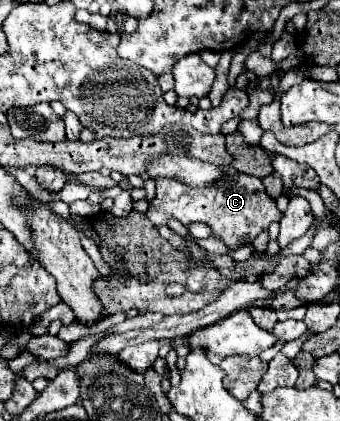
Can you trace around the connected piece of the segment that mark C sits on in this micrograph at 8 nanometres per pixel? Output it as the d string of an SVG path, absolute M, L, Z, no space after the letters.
M228 172L224 174L224 184L216 184L216 188L188 188L188 184L180 184L178 180L158 178L156 198L150 202L146 216L156 228L168 224L170 218L180 220L184 226L204 222L212 228L212 236L222 240L230 250L238 250L252 244L254 238L268 230L272 222L278 222L282 212L278 210L276 200L266 192L260 178L244 172Z

